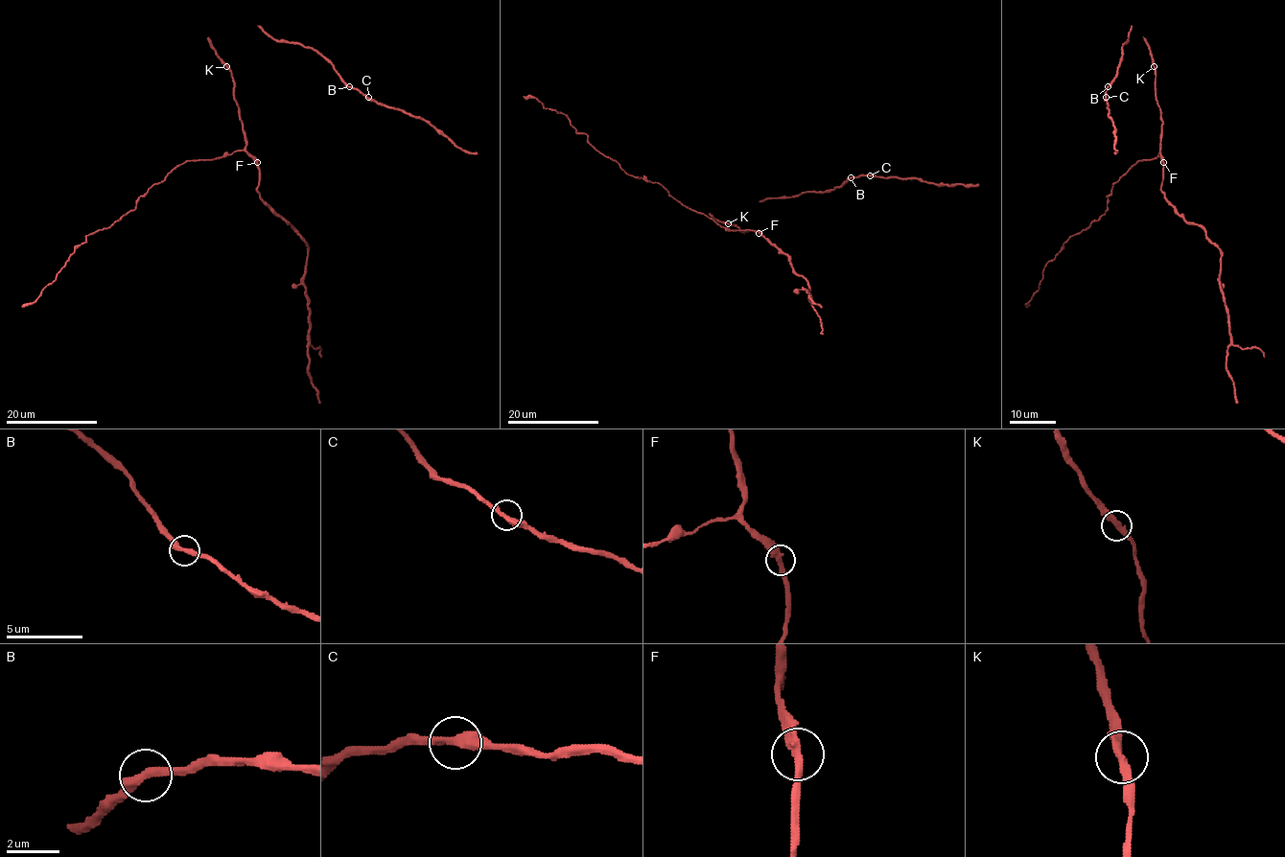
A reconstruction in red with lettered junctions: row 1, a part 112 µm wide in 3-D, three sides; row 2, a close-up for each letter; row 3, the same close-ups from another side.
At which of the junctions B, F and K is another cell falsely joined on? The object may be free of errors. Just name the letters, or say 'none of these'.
none of these

